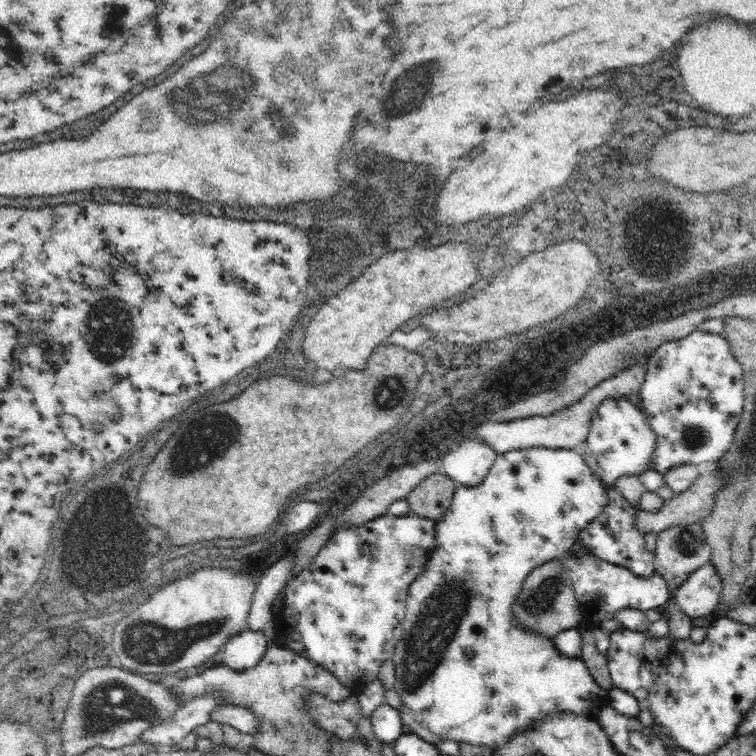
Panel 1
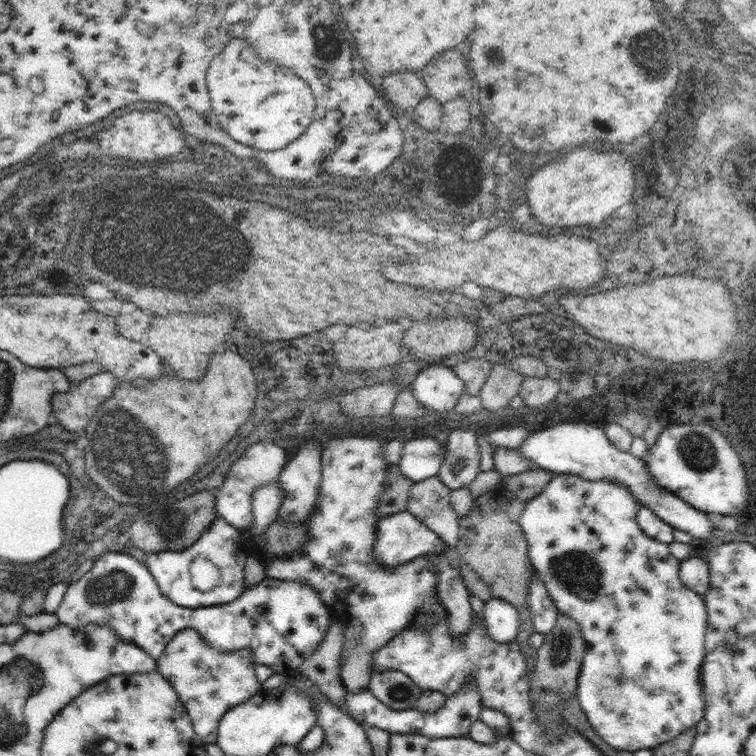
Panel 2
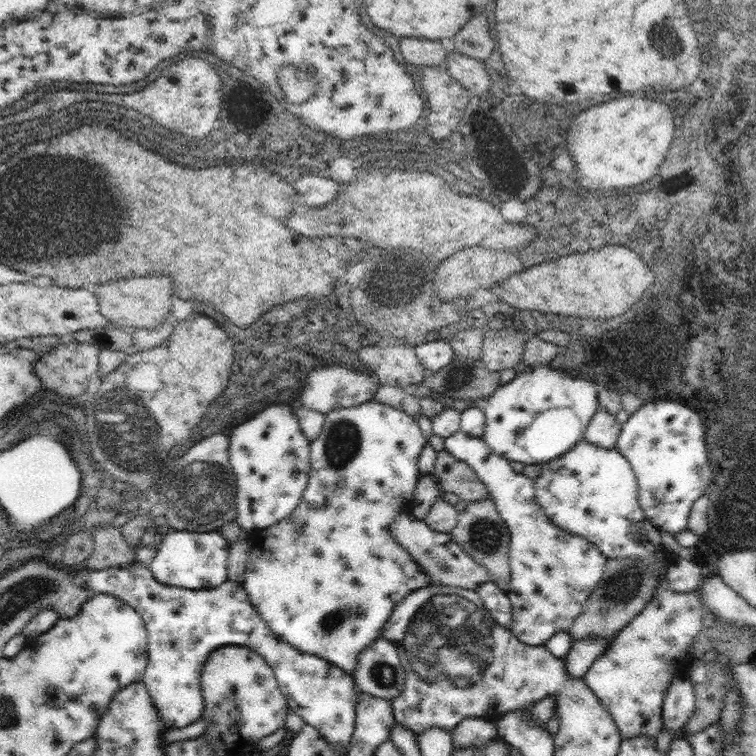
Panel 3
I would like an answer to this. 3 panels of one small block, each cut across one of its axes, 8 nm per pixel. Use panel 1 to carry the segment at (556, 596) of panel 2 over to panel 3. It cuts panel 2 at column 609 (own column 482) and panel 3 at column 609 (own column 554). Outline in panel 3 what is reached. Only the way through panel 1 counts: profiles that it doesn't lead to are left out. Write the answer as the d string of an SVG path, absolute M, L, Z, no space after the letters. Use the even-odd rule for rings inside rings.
M581 438L569 452L541 466L539 478L533 480L535 498L551 524L579 538L587 538L607 560L649 560L661 568L653 600L613 636L609 648L583 676L589 692L611 714L621 740L633 740L637 736L657 738L663 726L663 698L673 676L689 676L689 646L693 638L717 624L715 616L701 604L703 582L693 592L675 592L665 582L669 560L665 560L661 532L645 520L639 506L637 476L617 448L599 448Z

